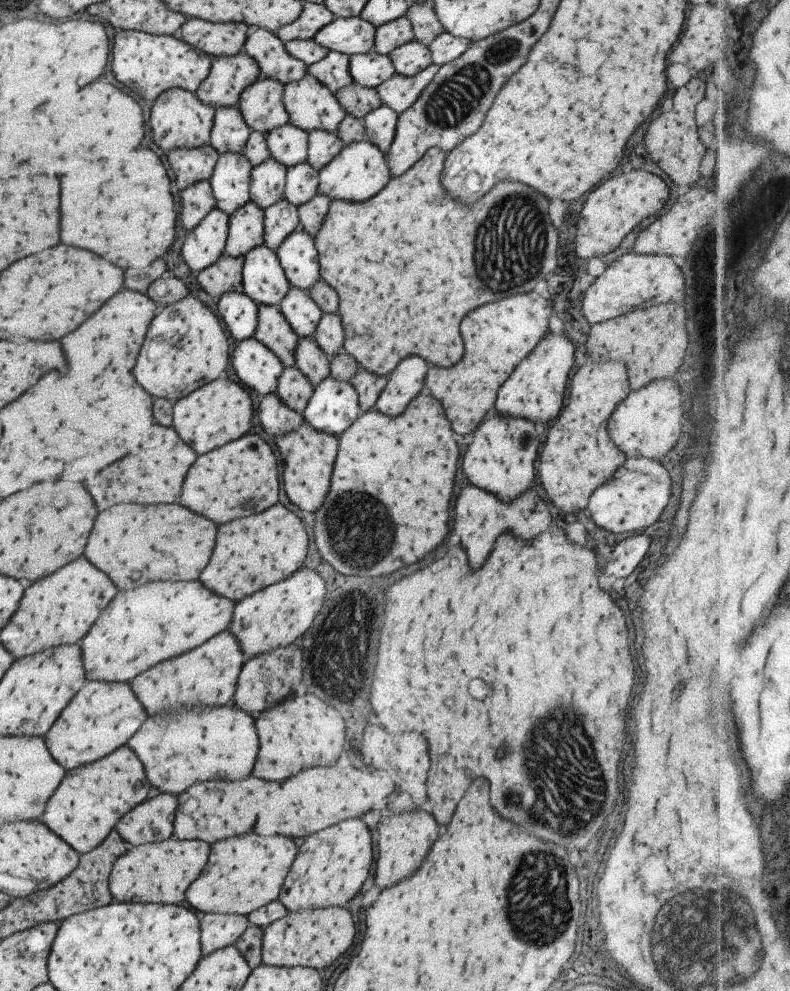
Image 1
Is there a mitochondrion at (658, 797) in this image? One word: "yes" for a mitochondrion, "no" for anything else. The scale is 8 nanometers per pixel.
no

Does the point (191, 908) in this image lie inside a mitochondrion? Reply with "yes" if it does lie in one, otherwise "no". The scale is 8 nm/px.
no

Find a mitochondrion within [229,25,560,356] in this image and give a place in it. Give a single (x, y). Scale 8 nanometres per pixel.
(510, 239)

